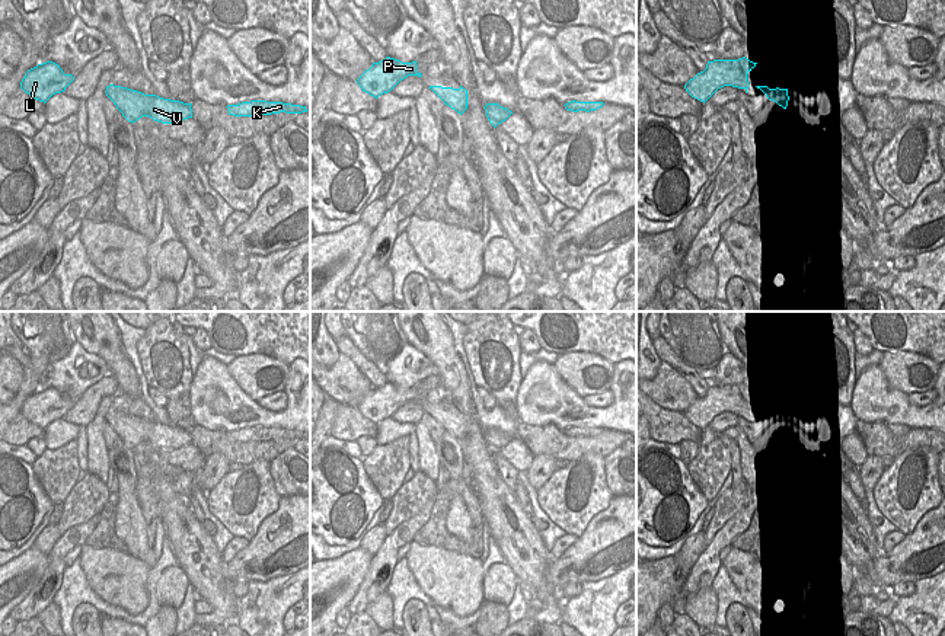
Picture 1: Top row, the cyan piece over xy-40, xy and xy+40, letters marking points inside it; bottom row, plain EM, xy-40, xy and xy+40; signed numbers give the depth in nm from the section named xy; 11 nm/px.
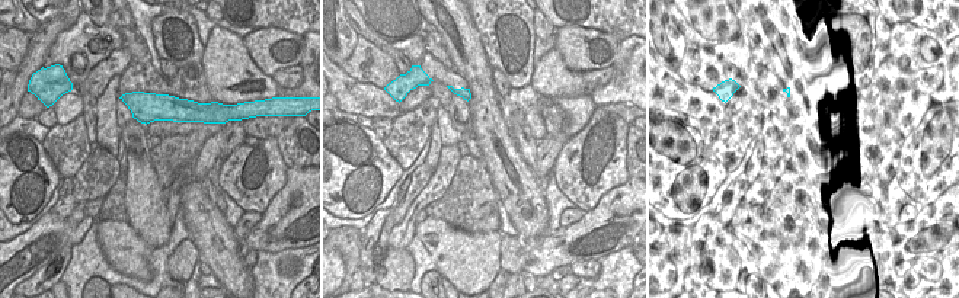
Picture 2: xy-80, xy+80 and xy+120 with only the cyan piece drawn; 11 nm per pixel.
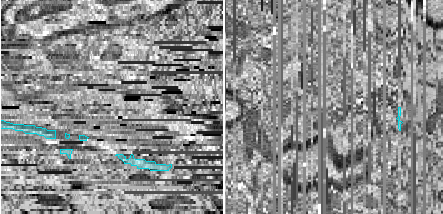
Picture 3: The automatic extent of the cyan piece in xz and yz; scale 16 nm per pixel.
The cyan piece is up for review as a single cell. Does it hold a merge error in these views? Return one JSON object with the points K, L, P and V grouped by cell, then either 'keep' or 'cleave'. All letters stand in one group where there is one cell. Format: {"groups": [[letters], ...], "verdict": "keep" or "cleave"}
{"groups": [["K", "L", "P", "V"]], "verdict": "keep"}

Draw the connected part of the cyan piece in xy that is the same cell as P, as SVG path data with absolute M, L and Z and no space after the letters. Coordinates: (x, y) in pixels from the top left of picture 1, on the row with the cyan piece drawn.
M386 57L379 63L373 63L355 82L363 92L373 98L390 92L400 80L408 76L418 76L416 61L402 63L399 60Z

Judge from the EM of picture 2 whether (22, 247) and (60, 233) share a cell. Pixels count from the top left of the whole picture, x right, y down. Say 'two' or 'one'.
one

